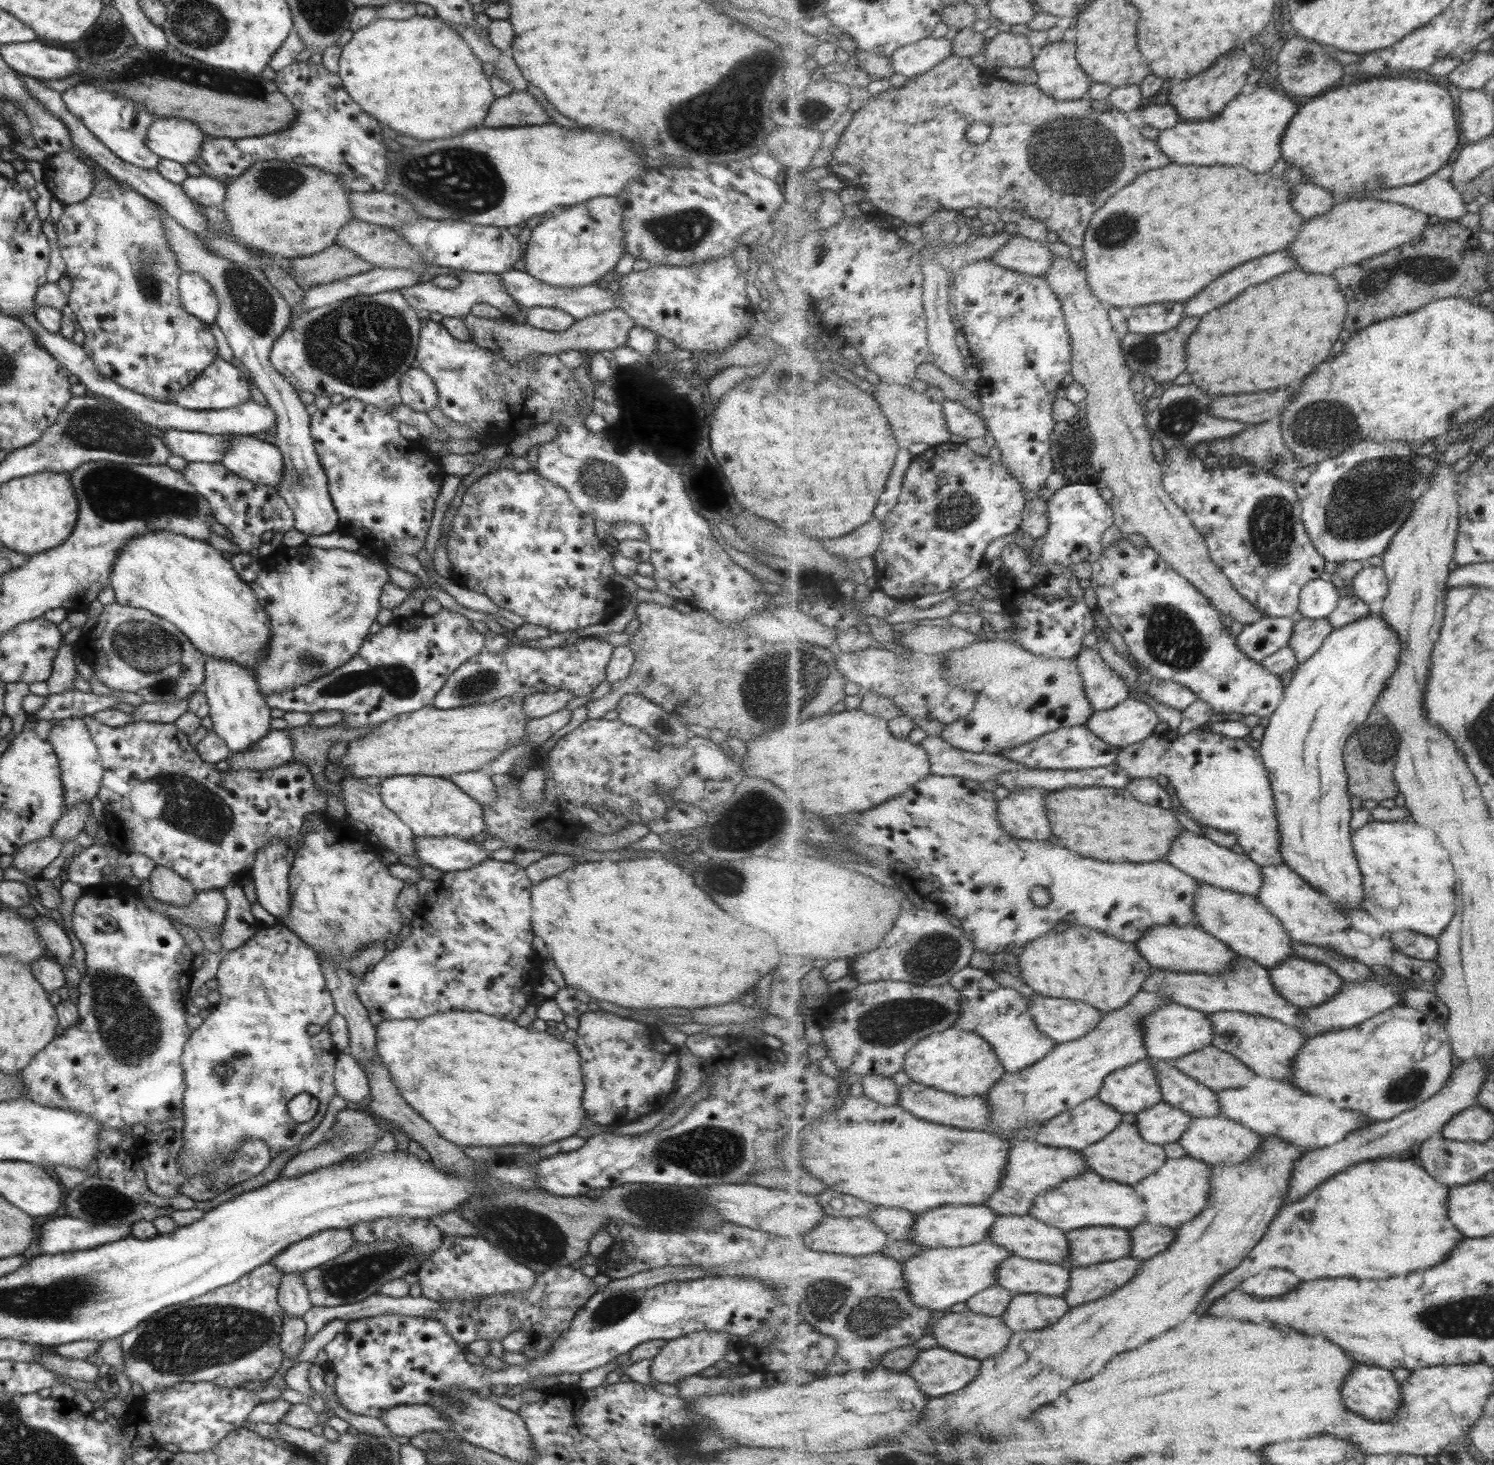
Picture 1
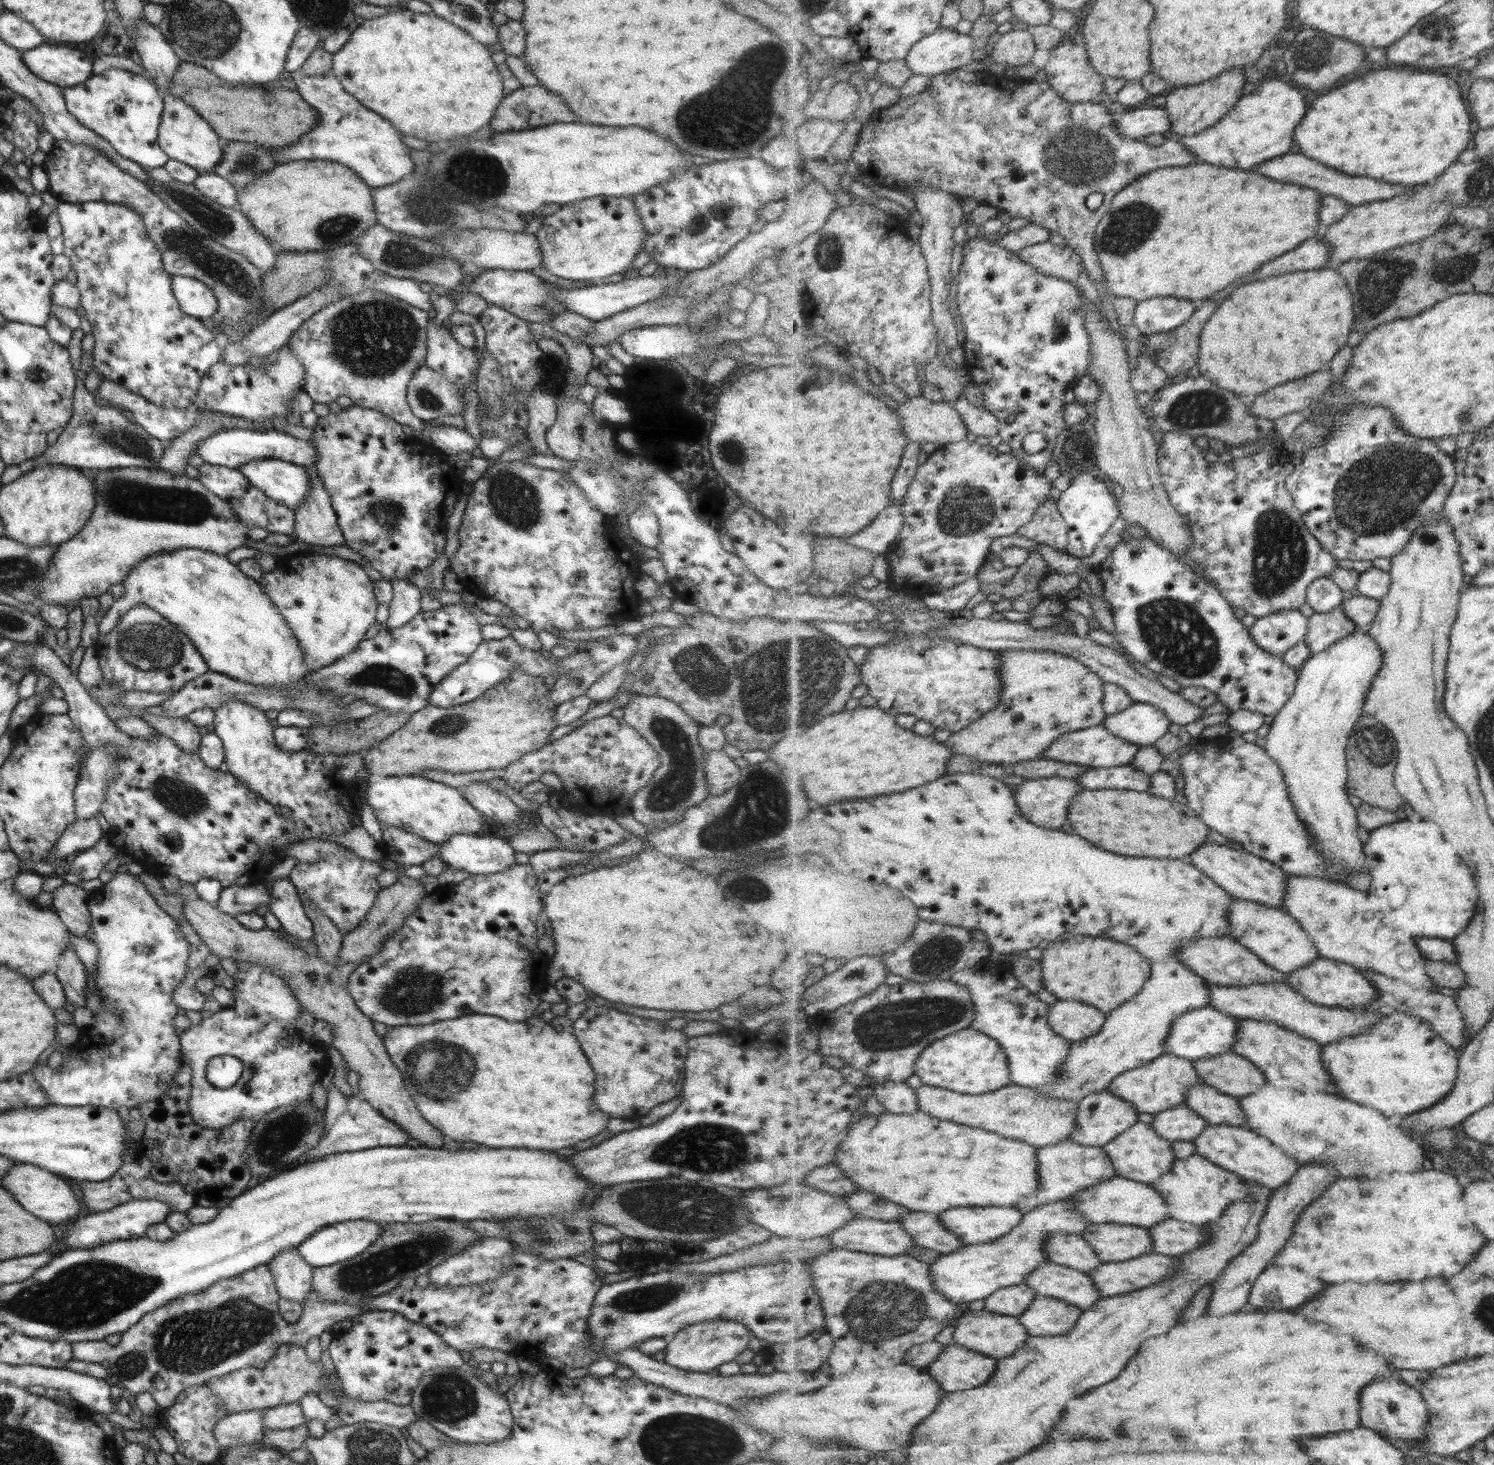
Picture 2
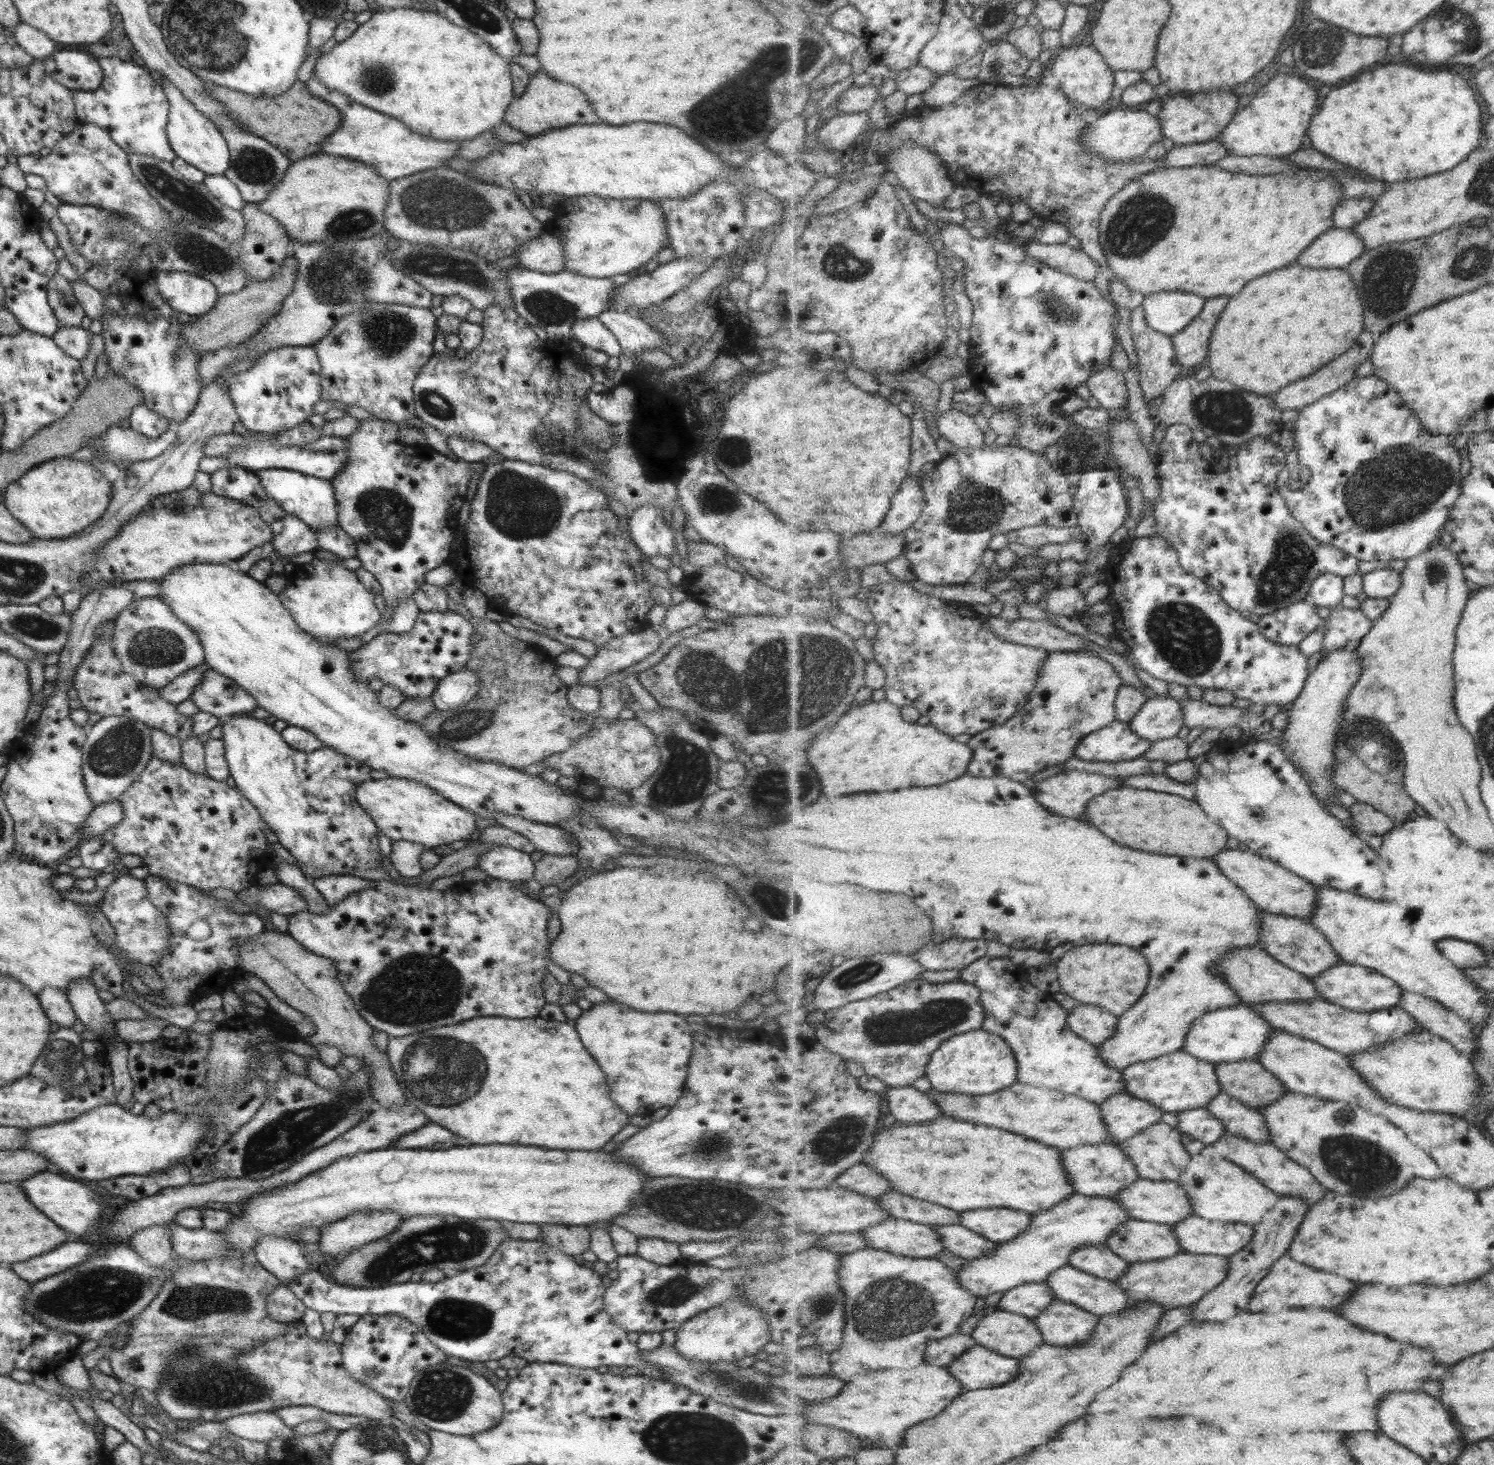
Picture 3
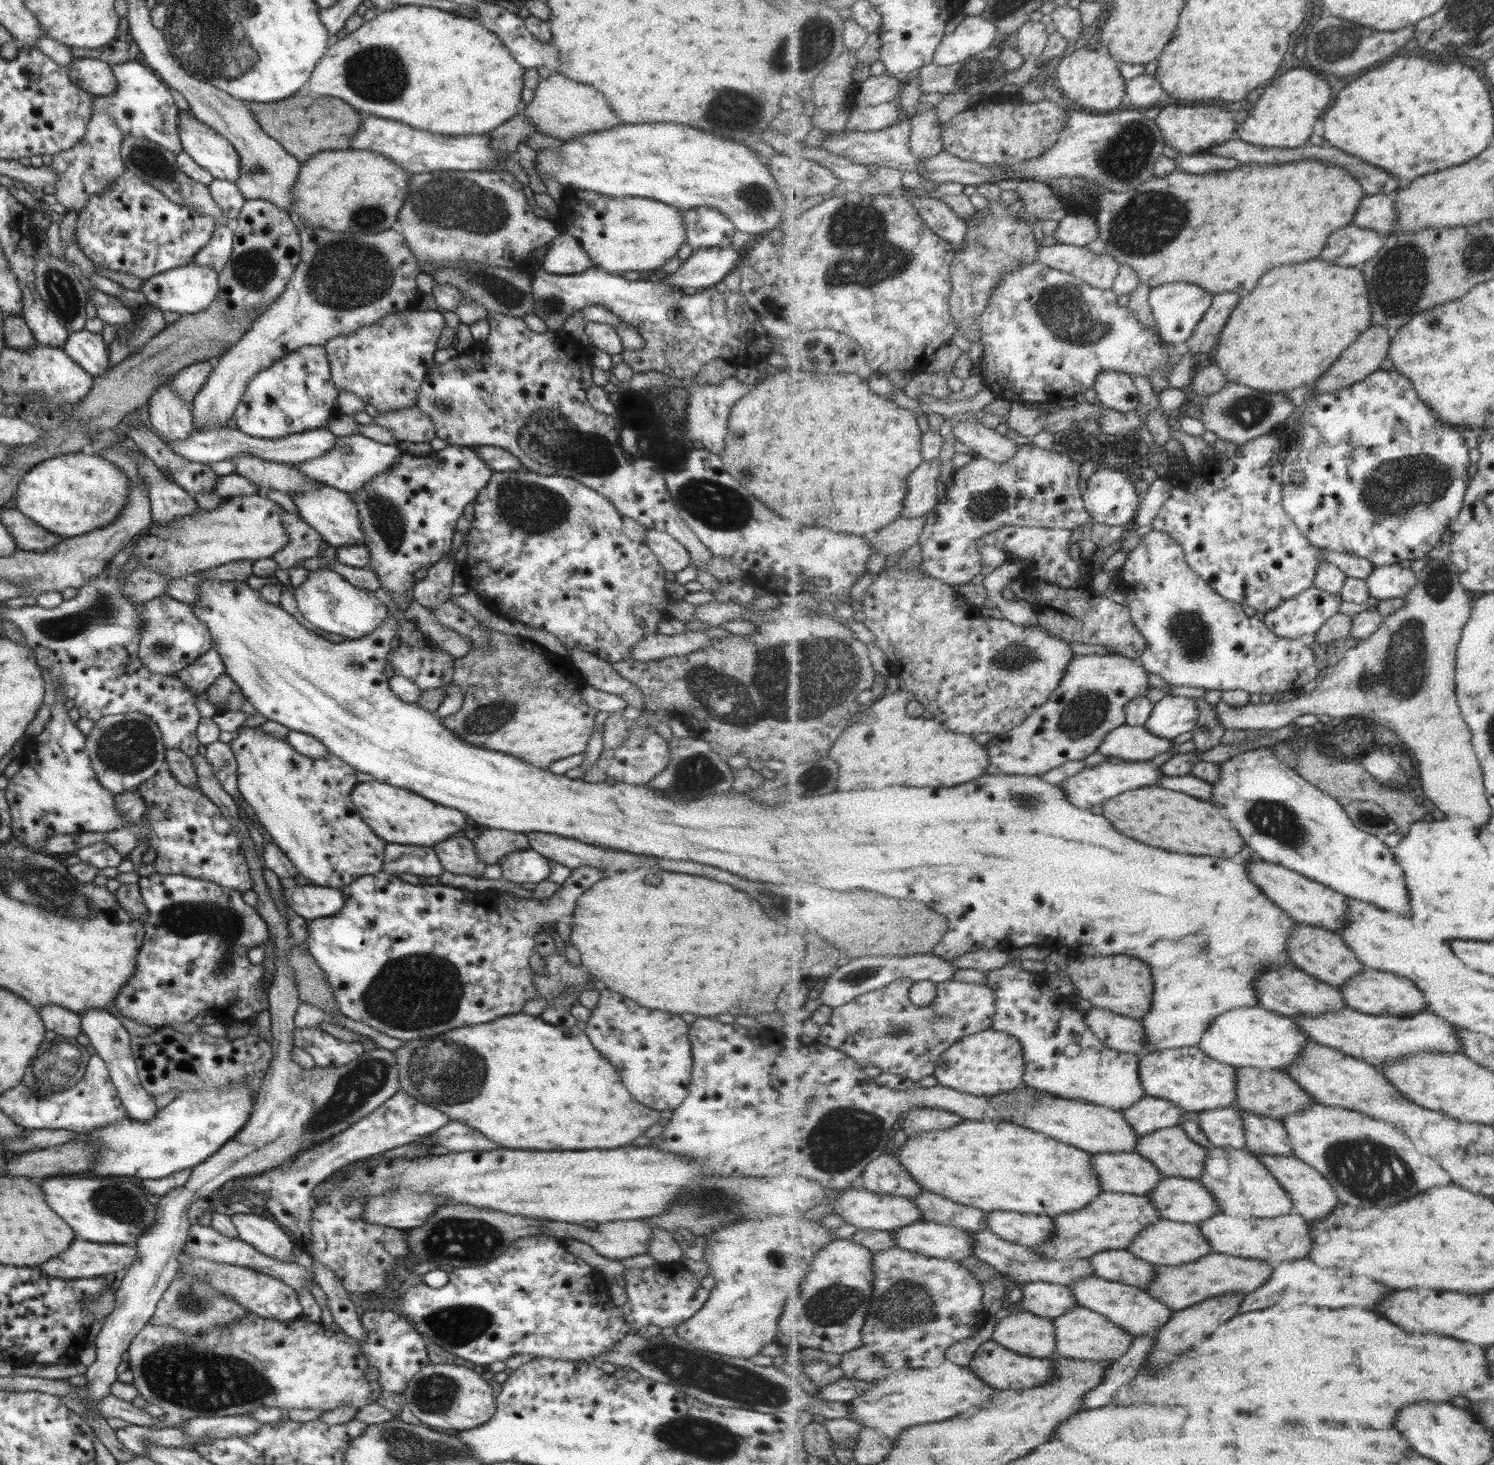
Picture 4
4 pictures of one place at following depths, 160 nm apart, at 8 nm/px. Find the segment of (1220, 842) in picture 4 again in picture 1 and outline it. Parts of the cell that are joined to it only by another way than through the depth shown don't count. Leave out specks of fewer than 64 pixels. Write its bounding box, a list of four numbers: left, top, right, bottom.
[1046,788,1185,863]

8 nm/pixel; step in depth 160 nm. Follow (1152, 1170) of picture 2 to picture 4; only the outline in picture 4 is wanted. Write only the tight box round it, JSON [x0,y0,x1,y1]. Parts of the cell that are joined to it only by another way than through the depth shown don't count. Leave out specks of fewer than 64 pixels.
[1135,1126,1210,1179]

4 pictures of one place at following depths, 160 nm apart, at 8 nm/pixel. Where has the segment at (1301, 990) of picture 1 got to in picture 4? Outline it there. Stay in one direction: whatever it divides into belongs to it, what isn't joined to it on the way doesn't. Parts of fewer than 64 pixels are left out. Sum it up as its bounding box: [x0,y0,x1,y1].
[1339,967,1429,1016]

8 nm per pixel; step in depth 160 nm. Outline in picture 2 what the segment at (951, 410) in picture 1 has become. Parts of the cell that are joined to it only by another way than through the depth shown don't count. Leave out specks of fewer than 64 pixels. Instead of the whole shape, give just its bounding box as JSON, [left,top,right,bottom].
[954,393,999,436]

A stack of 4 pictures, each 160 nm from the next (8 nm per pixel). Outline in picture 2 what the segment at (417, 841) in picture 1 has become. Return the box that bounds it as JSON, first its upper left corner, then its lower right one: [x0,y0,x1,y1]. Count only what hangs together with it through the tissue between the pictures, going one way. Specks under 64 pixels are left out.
[437,834,515,875]

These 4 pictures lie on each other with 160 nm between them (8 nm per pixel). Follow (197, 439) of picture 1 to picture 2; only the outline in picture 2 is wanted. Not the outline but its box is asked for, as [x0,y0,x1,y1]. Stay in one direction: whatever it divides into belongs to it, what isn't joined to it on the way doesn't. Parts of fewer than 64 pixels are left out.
[195,426,316,469]

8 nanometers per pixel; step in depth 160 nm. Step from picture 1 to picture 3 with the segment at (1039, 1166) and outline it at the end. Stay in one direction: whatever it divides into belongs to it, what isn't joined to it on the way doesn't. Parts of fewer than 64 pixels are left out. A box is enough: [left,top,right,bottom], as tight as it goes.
[1062,1144,1139,1197]

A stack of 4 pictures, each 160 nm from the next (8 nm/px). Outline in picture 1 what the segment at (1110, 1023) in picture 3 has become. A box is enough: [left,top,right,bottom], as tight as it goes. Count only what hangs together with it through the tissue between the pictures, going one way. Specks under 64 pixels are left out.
[1030,994,1105,1043]

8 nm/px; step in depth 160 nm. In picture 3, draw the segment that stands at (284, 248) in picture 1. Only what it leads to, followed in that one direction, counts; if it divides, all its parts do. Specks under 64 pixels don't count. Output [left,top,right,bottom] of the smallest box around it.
[256,154,389,242]

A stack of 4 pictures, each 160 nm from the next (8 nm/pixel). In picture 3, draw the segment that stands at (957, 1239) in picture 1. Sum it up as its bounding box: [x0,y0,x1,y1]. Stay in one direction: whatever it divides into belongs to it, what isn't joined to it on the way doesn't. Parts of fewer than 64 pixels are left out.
[960,1209,1031,1243]

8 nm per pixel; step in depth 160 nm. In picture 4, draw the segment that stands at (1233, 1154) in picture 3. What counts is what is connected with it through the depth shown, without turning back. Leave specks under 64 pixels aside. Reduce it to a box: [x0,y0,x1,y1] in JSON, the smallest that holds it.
[1258,1155,1341,1222]

